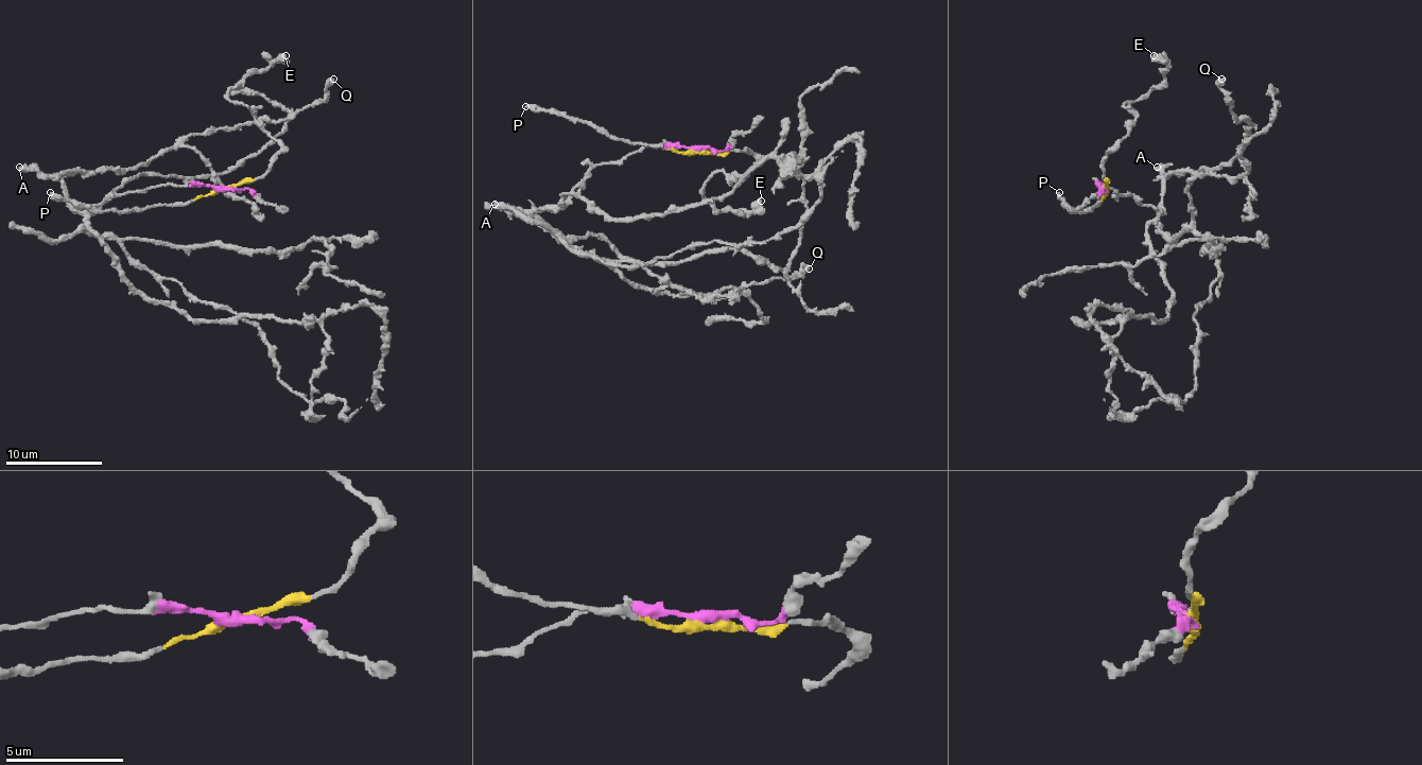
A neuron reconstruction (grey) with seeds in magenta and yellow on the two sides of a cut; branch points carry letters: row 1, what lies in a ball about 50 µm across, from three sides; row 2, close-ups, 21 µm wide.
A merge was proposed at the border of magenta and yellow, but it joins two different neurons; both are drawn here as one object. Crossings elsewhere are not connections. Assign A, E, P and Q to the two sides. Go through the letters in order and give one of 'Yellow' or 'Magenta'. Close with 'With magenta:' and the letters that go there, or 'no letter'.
A: Magenta
E: Yellow
P: Yellow
Q: Magenta
With magenta: A, Q

